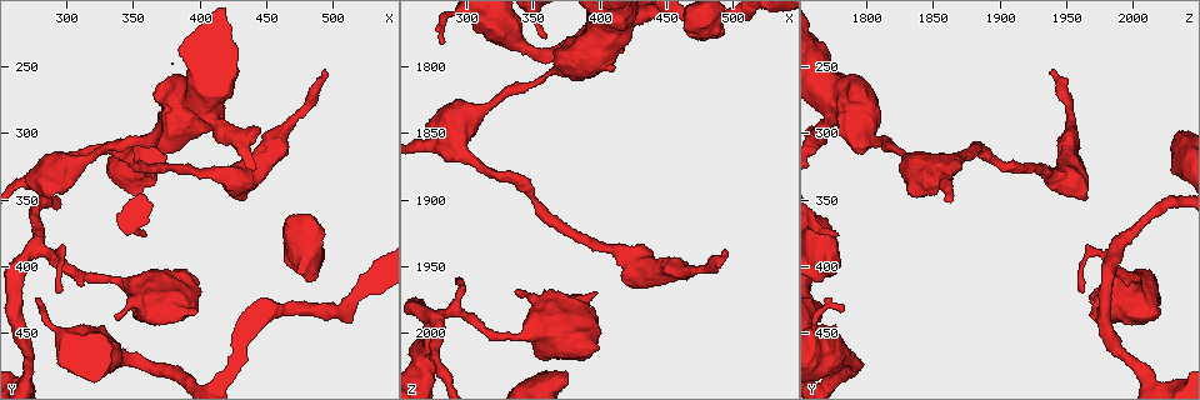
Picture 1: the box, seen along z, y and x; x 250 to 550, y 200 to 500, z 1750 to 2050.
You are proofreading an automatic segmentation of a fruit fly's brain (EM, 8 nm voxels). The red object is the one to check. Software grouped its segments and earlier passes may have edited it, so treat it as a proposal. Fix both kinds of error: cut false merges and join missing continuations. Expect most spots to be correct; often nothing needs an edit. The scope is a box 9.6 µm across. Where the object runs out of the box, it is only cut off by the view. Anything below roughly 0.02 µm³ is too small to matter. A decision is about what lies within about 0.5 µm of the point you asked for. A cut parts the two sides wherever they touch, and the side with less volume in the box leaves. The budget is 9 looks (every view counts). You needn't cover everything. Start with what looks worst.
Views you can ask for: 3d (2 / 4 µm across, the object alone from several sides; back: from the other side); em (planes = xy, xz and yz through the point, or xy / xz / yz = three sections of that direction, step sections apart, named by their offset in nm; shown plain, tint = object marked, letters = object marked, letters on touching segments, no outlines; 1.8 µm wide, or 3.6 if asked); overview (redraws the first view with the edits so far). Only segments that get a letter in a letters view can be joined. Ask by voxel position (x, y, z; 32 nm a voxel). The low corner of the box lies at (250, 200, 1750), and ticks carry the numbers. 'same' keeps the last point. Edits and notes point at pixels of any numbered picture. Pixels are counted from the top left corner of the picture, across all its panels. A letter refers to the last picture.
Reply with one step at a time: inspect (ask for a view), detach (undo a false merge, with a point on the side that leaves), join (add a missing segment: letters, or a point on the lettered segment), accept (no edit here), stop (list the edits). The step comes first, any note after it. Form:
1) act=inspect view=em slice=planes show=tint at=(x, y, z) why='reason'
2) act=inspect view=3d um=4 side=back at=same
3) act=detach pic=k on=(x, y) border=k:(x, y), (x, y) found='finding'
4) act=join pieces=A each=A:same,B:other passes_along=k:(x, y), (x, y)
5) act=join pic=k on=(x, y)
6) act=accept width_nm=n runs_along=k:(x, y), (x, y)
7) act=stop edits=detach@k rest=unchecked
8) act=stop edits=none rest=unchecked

act=inspect view=em slice=xz step=8 show=letters at=(362, 376, 1780) why='thin end'

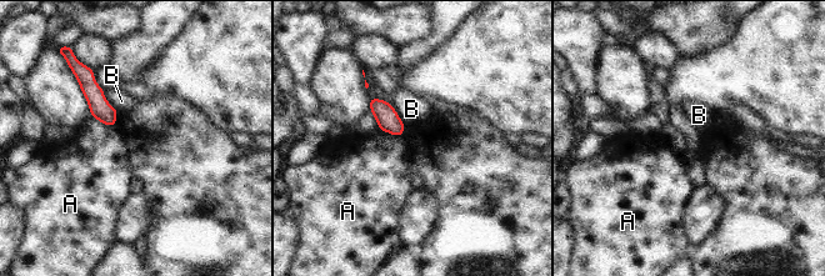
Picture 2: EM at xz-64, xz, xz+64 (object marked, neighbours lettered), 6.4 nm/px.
act=inspect view=em slice=planes show=letters at=same

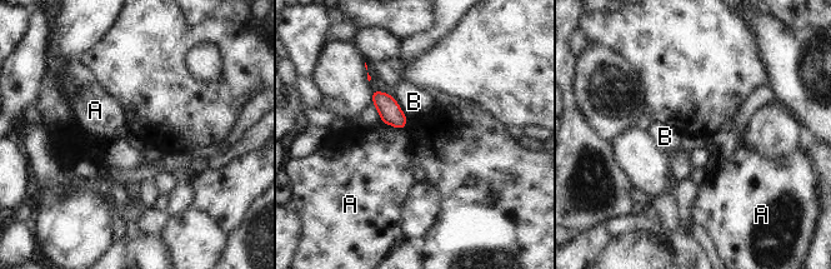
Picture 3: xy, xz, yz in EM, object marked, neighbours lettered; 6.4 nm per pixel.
act=accept each=A:other,B:other border=3:(383, 121), (404, 129) found='none of them fits'

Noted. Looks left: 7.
act=inspect view=em slice=xy step=8 show=tint at=(278, 388, 1988) why='abrupt turn'

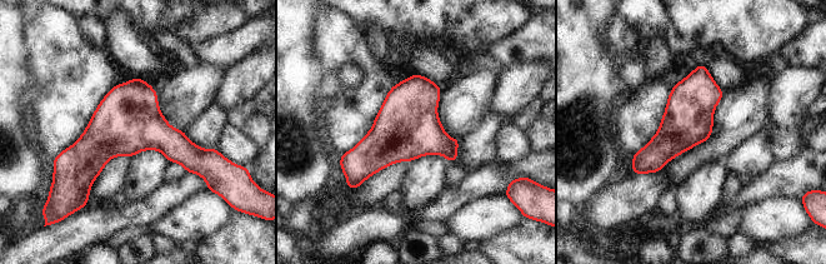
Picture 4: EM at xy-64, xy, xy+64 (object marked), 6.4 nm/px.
act=inspect view=em slice=planes show=letters at=same

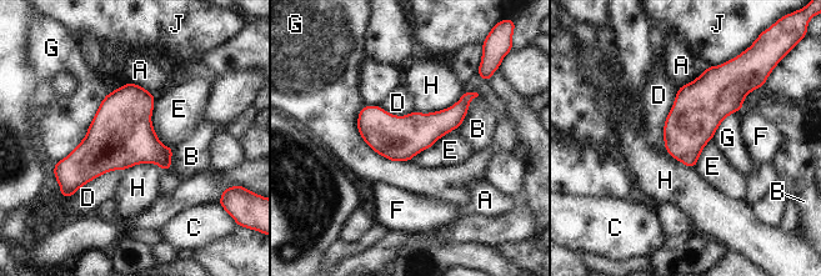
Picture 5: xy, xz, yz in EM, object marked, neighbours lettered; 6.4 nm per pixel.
act=accept each=A:other,B:other,C:other,D:other,E:other,F:other,G:other,H:other,J:other runs_along=5:(470, 95), (432, 126), (360, 126) found='continuous, no second cell'

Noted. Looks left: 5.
act=inspect view=em slice=xy step=8 show=letters at=(494, 254, 1940) why='an open end'

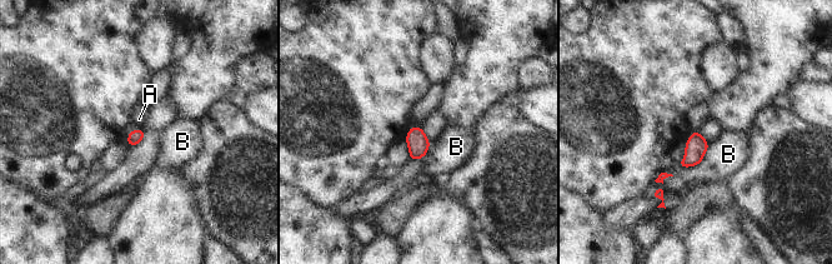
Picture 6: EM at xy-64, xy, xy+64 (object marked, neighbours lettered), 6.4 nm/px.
act=accept each=A:other,B:other found='none of them fits'

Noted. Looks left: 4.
act=inspect view=em slice=planes show=letters at=(284, 434, 1780) why='free end'

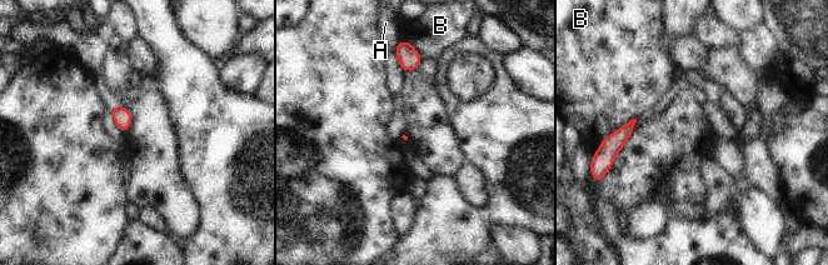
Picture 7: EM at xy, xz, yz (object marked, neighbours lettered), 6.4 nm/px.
act=accept each=A:other,B:other border=7:(636, 118), (609, 135) found='no lettered segment goes on from it'

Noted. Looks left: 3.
act=stop edits=none rest=unchecked

